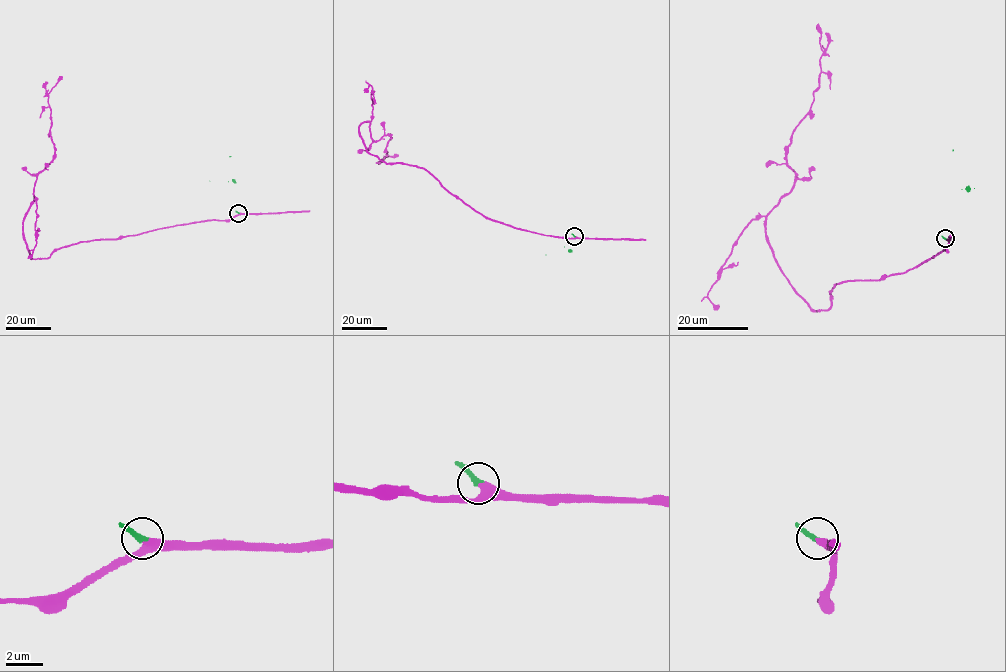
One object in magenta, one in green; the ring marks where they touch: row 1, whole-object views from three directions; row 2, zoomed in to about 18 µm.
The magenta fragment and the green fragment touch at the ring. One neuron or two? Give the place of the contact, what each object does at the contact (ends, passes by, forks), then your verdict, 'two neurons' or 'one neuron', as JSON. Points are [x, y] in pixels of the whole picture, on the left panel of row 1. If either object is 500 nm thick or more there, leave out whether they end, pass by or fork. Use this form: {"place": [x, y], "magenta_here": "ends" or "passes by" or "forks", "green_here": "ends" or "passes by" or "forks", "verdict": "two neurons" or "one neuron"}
{"place": [238, 213], "magenta_here": "passes by", "green_here": "ends", "verdict": "one neuron"}

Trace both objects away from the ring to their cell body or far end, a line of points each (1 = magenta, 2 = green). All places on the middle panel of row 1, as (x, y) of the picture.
1: (574, 236), (486, 218), (422, 168), (370, 154), (359, 126), (390, 136), (384, 158), (398, 155)
2: (574, 236), (572, 234), (571, 250), (568, 249), (567, 241)

